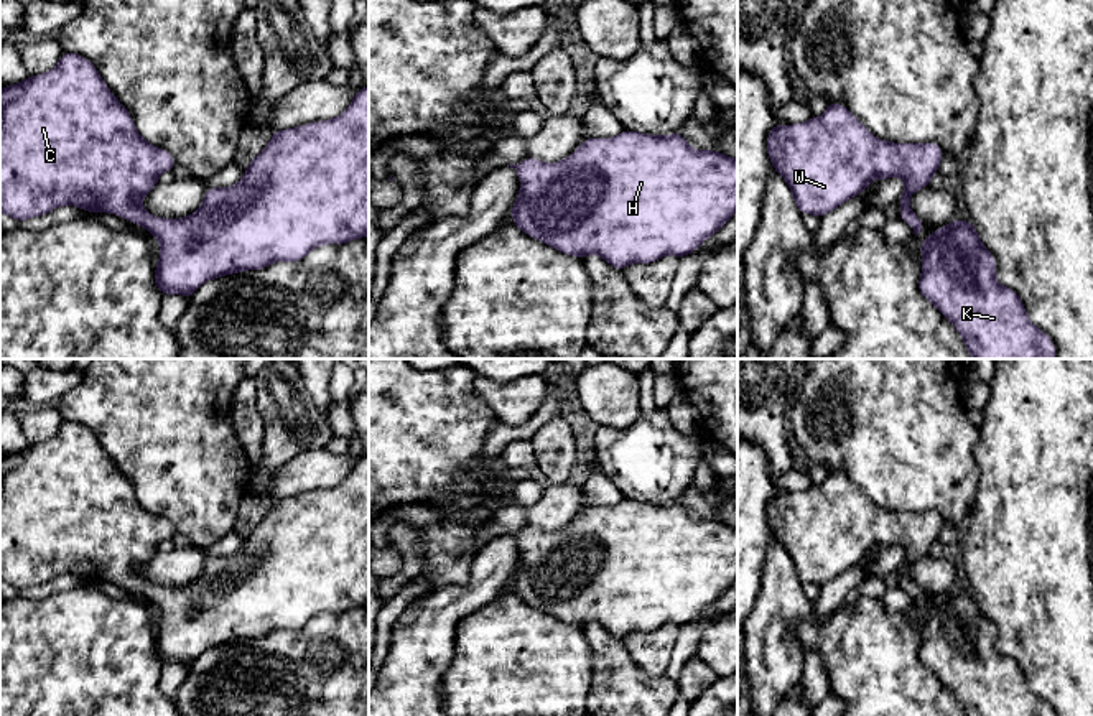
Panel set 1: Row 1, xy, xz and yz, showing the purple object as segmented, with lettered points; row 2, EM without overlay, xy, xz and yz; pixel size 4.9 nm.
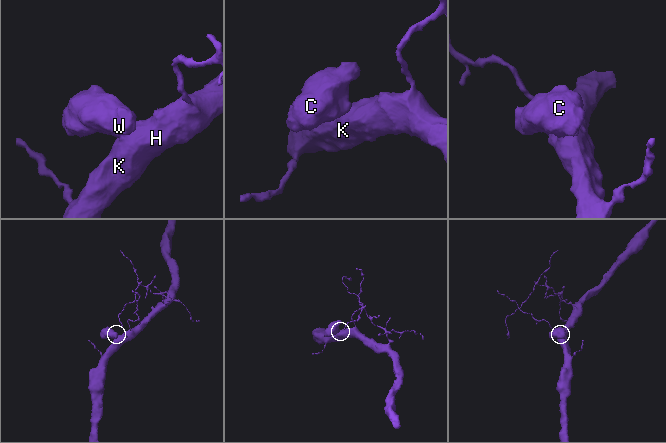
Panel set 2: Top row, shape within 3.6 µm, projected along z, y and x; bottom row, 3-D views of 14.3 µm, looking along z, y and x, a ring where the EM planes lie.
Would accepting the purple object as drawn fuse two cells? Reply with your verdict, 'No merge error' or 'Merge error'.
No merge error

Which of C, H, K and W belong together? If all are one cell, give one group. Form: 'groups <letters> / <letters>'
groups C H K W

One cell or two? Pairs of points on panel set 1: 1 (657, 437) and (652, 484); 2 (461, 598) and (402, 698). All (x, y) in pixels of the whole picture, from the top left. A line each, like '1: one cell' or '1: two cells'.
1: one cell
2: one cell

